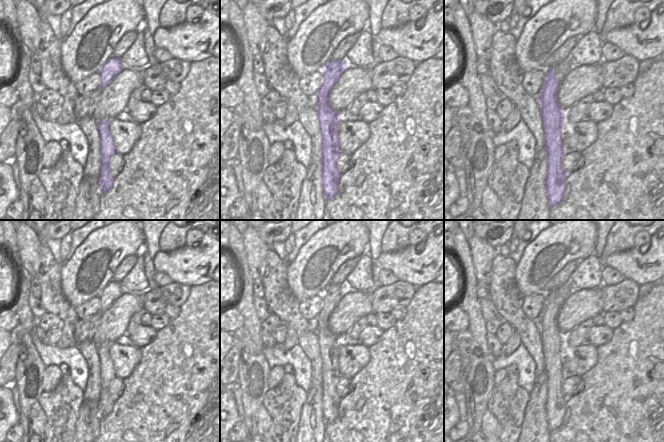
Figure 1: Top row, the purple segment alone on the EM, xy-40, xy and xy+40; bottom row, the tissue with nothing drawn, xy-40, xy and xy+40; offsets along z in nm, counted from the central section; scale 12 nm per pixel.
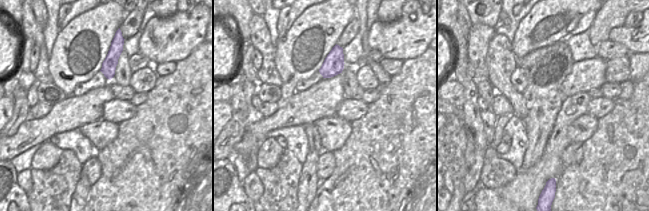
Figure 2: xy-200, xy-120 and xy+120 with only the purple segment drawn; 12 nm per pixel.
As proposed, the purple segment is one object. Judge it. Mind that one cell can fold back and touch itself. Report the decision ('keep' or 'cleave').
keep

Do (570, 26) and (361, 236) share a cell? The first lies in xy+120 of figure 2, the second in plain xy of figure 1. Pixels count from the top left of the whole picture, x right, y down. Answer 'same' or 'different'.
same

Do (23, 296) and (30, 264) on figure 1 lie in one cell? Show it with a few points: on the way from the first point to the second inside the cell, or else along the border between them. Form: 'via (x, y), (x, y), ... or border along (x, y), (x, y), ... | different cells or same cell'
border along (19, 253), (19, 263), (31, 278) | different cells

